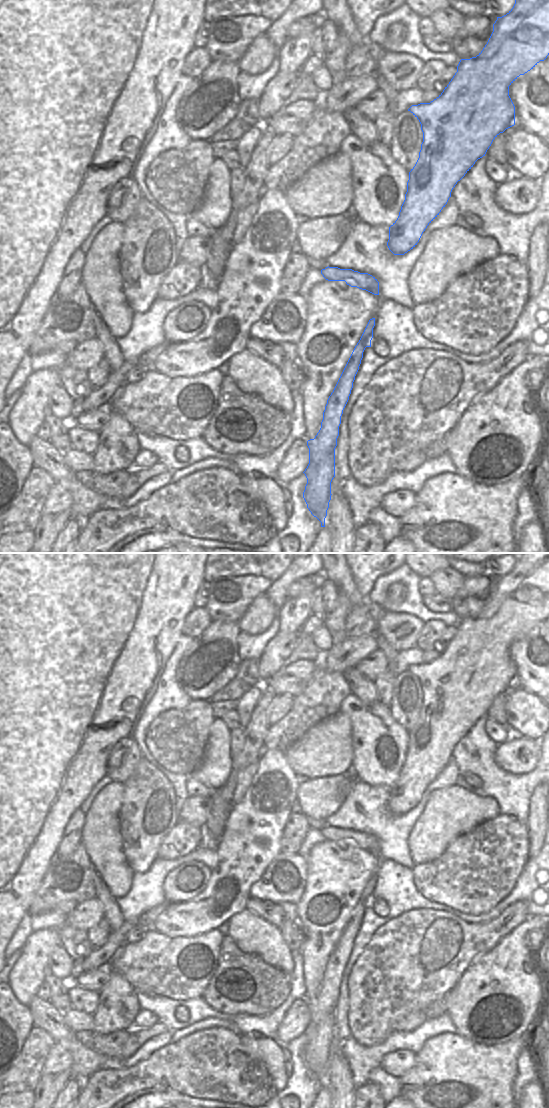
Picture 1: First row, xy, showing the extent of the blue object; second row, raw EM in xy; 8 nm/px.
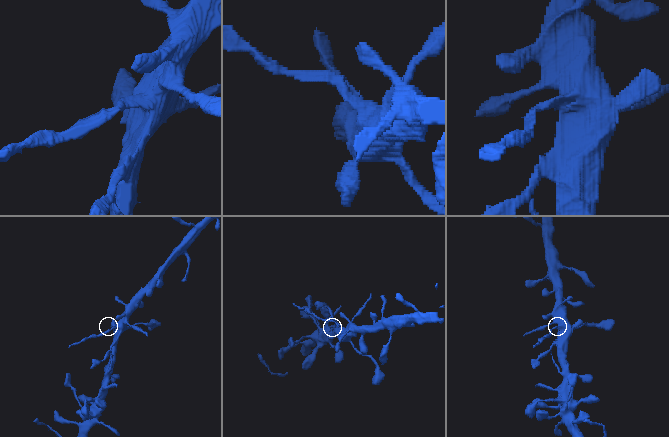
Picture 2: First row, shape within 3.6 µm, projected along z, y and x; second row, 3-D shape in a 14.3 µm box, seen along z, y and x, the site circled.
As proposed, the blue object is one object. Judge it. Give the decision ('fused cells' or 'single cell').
fused cells

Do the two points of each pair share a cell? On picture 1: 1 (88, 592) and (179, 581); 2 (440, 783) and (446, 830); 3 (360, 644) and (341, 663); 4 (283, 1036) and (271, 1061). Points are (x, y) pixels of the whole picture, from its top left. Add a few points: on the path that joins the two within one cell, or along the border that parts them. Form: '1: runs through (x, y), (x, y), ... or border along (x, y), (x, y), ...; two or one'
1: runs through (111, 582), (156, 581); one
2: border along (454, 784), (448, 787), (437, 788), (424, 804); two
3: runs through (355, 649), (346, 658); one
4: border along (276, 1039), (280, 1043); two

